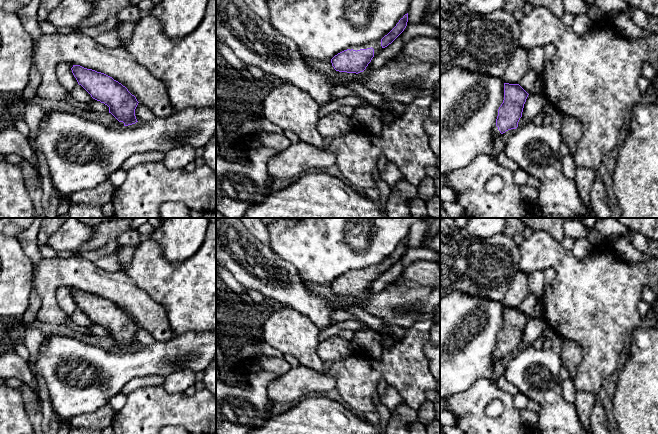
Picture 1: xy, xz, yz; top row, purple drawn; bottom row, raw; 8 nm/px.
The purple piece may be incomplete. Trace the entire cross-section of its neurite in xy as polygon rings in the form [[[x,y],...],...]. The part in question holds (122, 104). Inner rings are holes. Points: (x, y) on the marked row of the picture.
[[[73,65],[71,70],[78,84],[93,99],[107,105],[109,113],[119,122],[123,122],[124,126],[138,122],[135,109],[139,102],[125,86],[104,73],[80,65]]]

